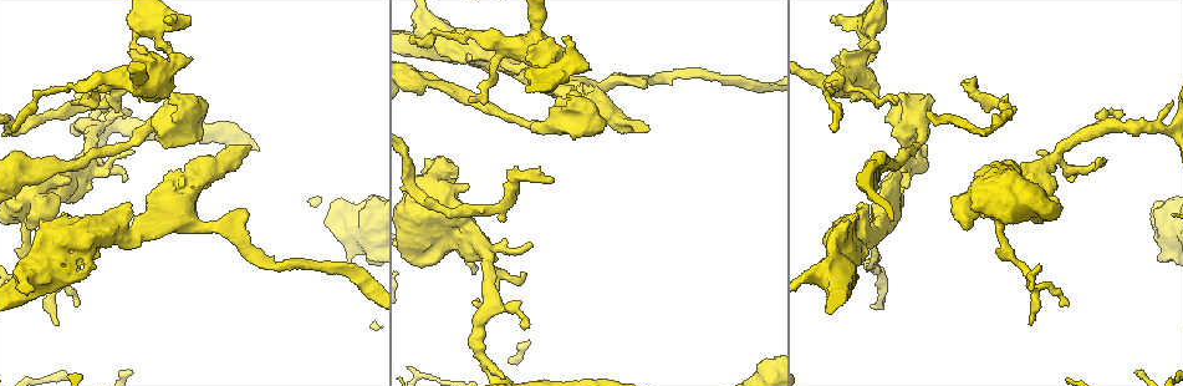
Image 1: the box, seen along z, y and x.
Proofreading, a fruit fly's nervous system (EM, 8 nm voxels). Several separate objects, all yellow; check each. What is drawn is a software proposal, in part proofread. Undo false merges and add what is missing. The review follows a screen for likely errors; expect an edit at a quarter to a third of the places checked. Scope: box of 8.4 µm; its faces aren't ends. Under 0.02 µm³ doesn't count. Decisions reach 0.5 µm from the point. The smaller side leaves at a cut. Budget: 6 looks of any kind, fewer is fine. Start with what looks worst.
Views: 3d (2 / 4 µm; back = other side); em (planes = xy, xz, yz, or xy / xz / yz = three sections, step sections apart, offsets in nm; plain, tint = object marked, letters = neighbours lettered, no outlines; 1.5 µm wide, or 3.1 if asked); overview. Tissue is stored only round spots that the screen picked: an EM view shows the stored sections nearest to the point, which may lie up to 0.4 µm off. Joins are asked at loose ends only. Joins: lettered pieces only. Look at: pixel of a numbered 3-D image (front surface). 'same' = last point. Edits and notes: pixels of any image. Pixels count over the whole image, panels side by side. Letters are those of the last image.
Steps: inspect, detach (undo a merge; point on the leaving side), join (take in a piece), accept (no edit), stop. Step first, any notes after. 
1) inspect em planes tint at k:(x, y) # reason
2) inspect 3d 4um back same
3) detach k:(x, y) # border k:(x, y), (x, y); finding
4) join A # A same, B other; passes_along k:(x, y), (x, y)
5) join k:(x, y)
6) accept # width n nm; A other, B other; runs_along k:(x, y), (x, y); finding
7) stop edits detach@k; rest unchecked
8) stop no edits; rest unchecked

inspect em planes letters at 1:(251, 147) # branch stops here

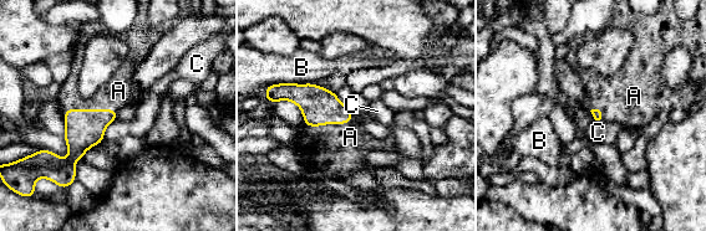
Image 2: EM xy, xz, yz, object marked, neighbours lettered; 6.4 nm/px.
join A # A same, B other, C other; passes_along 2:(85, 128), (89, 109), (118, 91); the neuron continues

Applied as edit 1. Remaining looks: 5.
inspect em planes plain at 1:(837, 20) # an open end

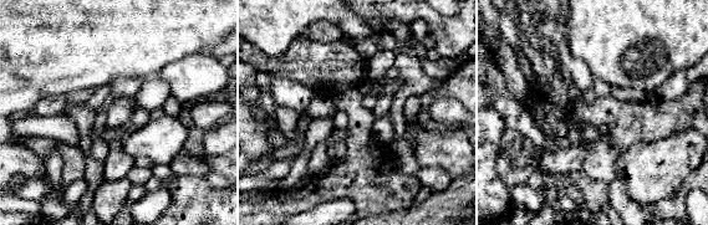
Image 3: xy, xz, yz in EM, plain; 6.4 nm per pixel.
inspect em planes letters same # what lies round it

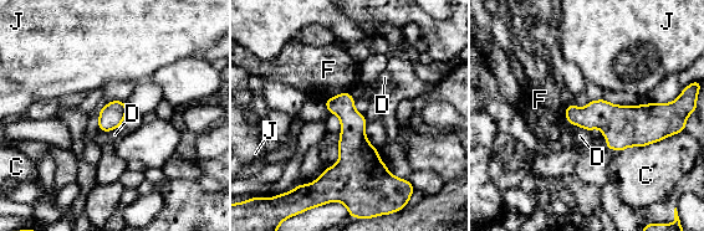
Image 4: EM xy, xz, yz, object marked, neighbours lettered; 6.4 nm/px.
accept # C other, D other, F other, J other; border 4:(572, 126), (580, 126), (590, 132); no lettered piece goes on from it

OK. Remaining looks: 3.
inspect em planes plain at 1:(531, 247) # thin end

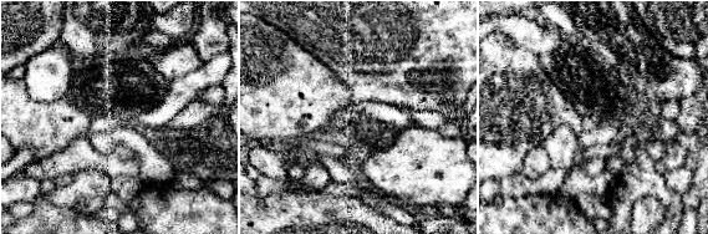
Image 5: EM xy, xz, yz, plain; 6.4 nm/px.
inspect em planes letters same # see the neighbours

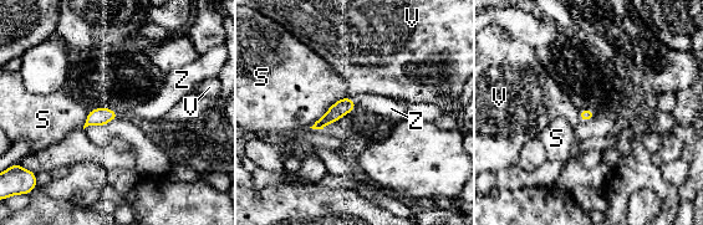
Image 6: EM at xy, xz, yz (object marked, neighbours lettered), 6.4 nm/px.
join Z # longest_contact S 300 nm; S other, V other, Z same; it goes on there

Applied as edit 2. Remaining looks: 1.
stop edits join@2, join@6; rest unchecked

